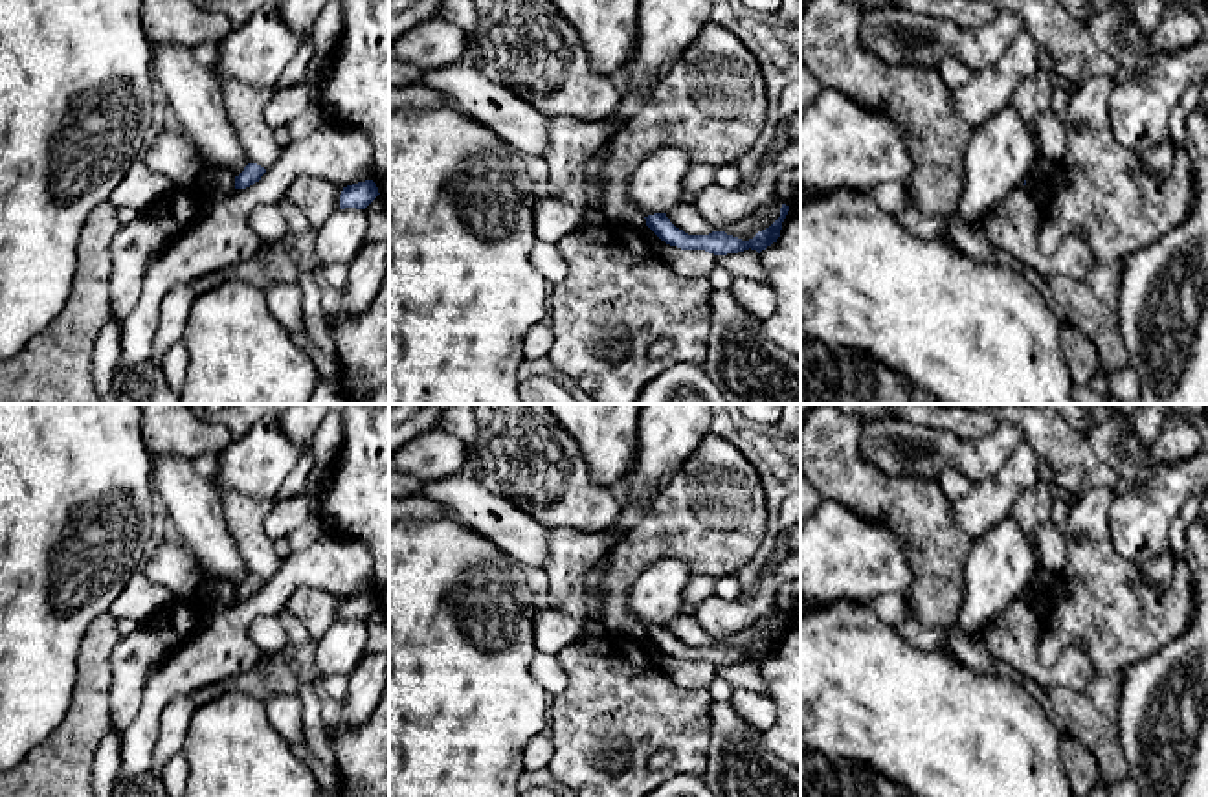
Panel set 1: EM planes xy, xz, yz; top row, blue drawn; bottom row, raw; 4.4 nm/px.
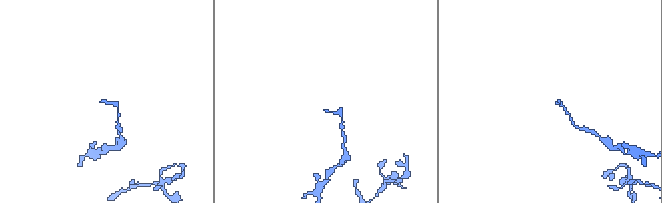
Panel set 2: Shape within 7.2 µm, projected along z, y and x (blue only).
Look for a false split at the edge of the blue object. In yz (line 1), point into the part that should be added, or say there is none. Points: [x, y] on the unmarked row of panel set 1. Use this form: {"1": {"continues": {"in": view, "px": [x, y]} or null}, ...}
{"1": {"continues": null}}

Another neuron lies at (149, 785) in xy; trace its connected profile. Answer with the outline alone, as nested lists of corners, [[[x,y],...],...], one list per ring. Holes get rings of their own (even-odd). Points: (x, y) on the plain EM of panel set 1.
[[[151,769],[127,782],[121,775],[114,779],[112,797],[169,797],[160,775]]]

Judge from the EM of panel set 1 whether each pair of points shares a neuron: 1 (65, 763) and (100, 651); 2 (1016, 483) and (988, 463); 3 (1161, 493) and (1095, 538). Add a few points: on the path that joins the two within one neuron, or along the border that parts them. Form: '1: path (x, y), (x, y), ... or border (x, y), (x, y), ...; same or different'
1: path (79, 735), (89, 720), (94, 678); same
2: border (1025, 439), (997, 472), (972, 485); different
3: border (1113, 496), (1107, 516), (1111, 544), (1137, 562); different

